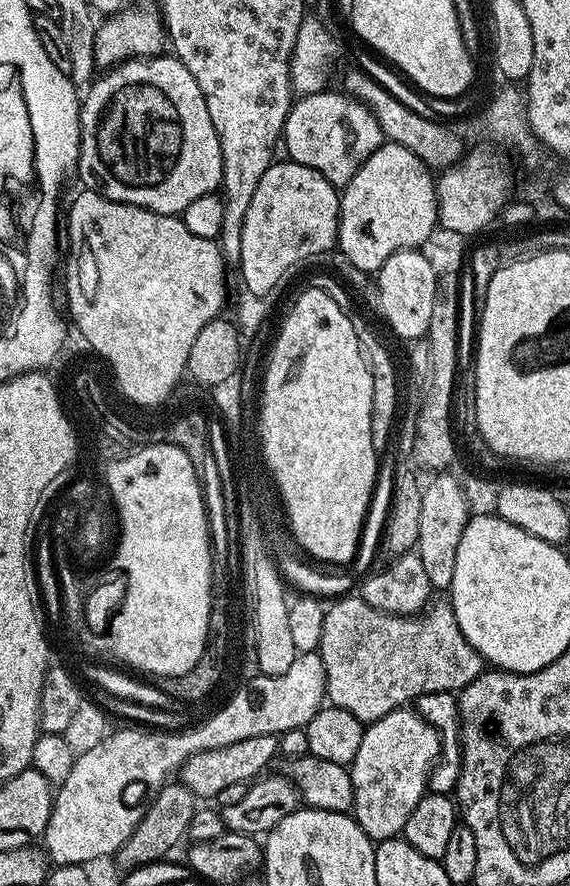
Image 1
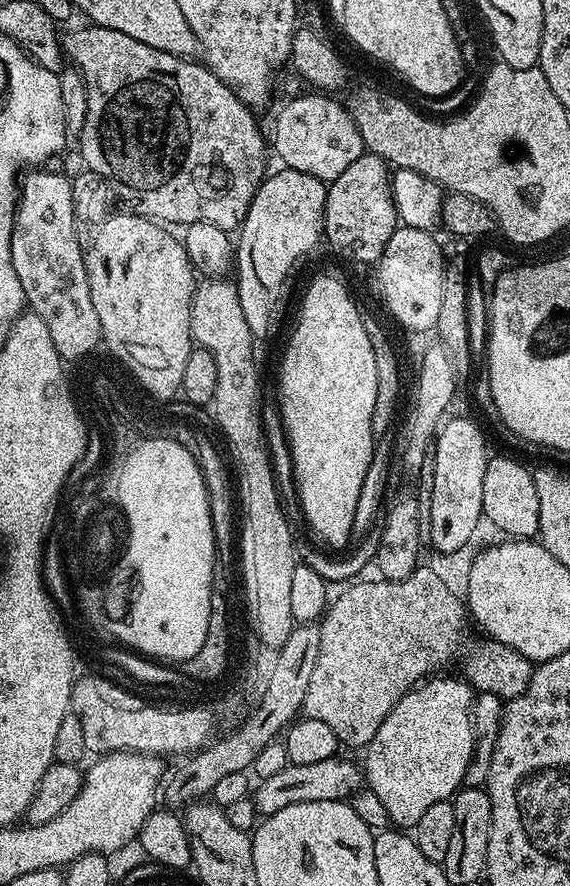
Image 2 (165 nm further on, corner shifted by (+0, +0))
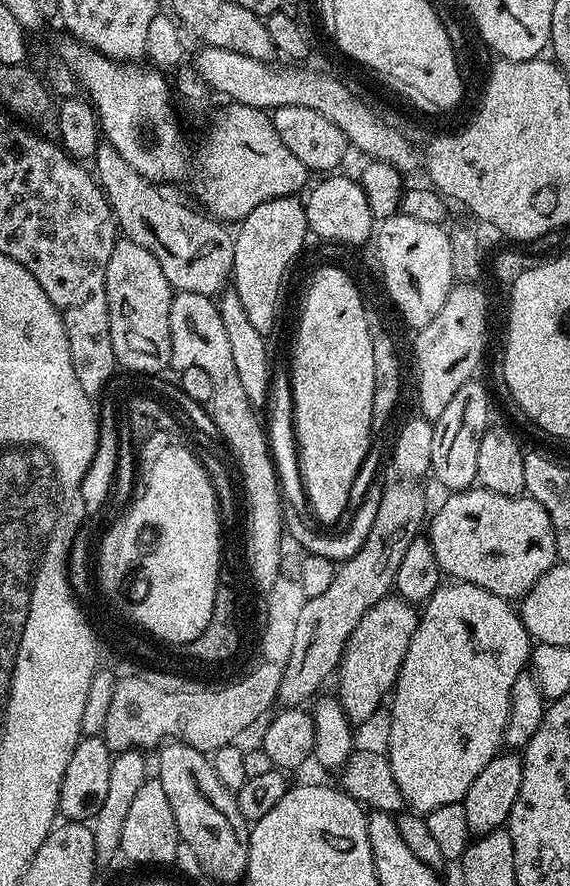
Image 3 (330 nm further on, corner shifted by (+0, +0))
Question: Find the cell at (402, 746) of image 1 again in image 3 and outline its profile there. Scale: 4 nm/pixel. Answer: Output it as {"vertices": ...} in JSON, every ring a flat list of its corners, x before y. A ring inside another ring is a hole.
{"vertices":[[448,582,423,605,396,687,390,693,392,721,388,724,386,747,394,782,398,782,398,790,402,790,404,803,411,811,427,814,438,810,438,806,461,803,466,790,470,790,470,782,501,751,512,687,529,667,533,647,534,641,519,611,485,588]]}

